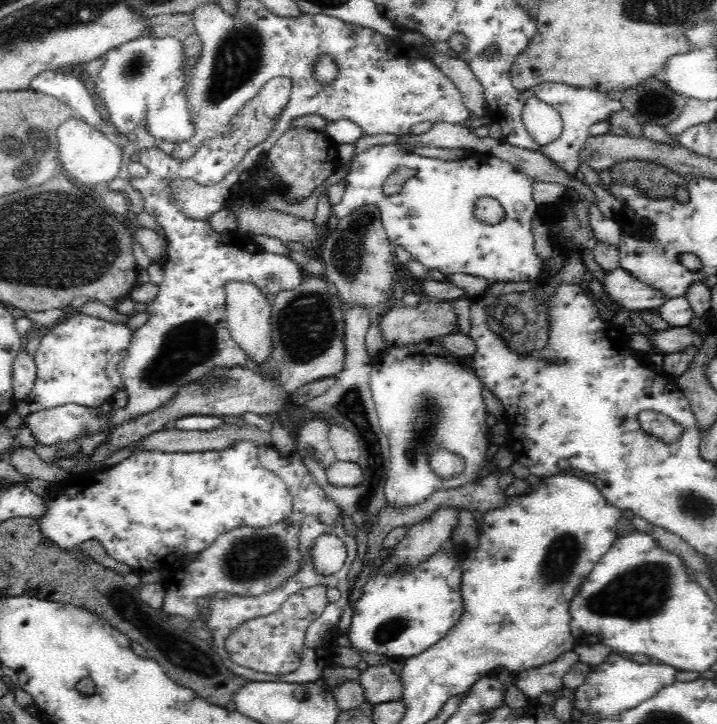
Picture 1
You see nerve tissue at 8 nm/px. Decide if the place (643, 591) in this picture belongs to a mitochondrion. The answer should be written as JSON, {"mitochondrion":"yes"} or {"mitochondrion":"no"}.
{"mitochondrion":"yes"}

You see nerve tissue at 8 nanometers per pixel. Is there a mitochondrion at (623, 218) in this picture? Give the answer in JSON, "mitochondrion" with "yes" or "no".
{"mitochondrion":"no"}

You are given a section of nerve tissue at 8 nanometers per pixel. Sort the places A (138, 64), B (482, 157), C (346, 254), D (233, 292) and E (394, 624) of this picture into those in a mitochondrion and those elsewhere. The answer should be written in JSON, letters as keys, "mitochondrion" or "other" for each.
{"A":"mitochondrion","B":"other","C":"mitochondrion","D":"other","E":"mitochondrion"}

